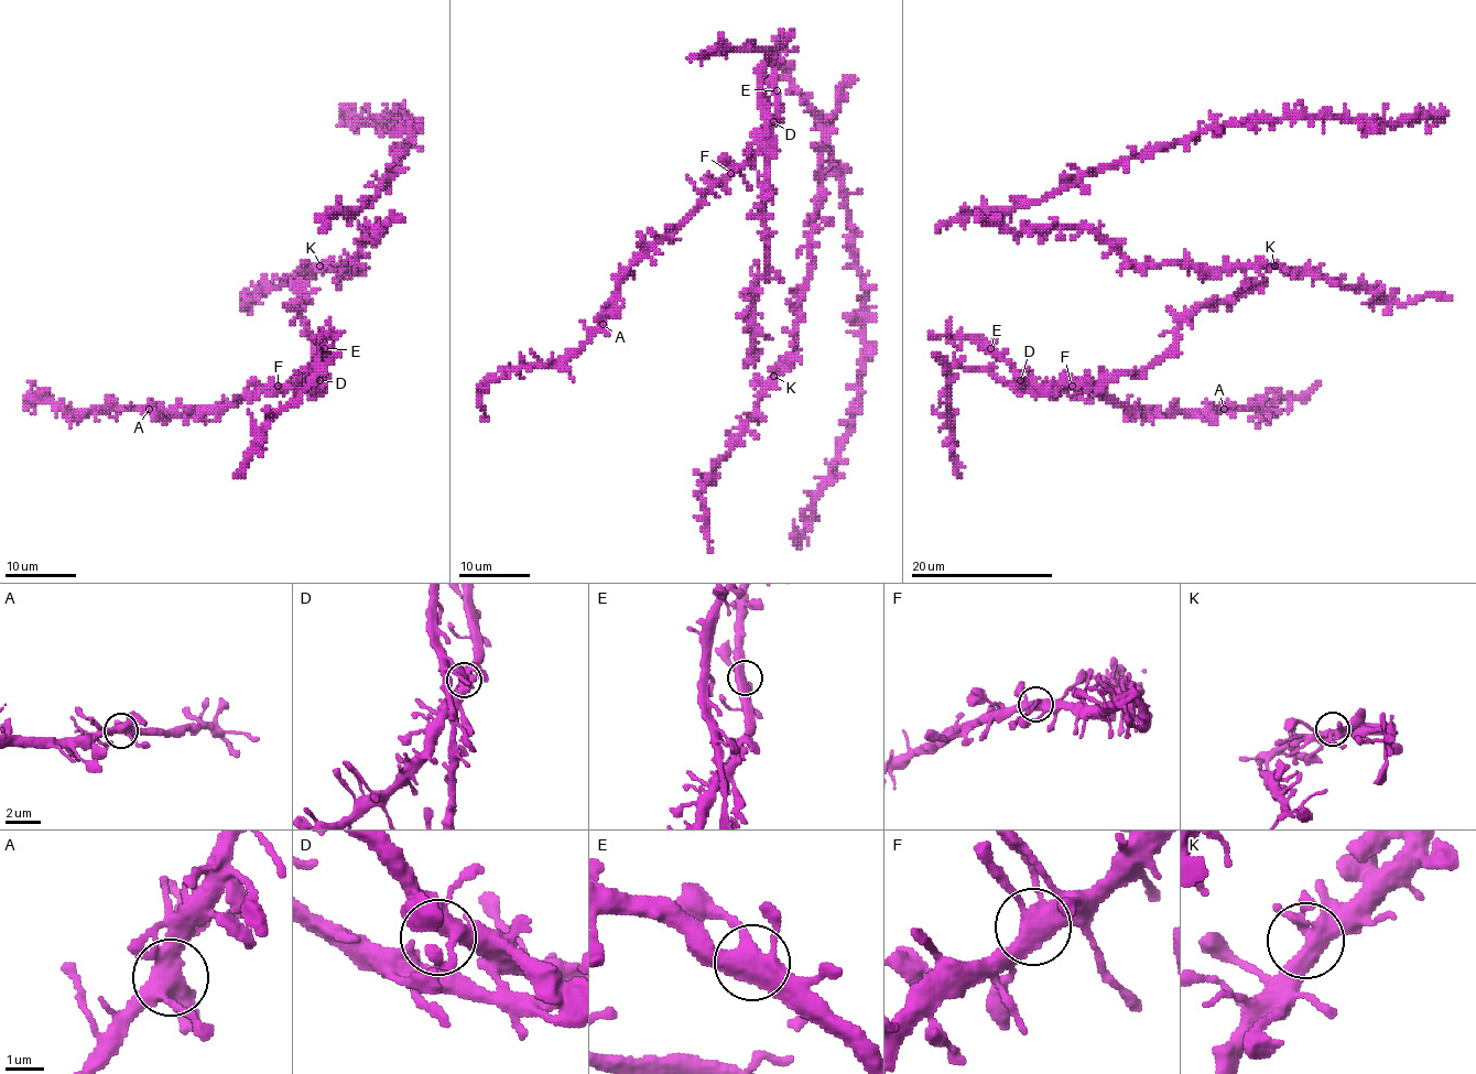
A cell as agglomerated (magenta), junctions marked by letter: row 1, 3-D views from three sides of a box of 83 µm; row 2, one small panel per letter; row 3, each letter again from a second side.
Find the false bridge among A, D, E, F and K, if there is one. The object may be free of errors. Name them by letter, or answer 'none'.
none

